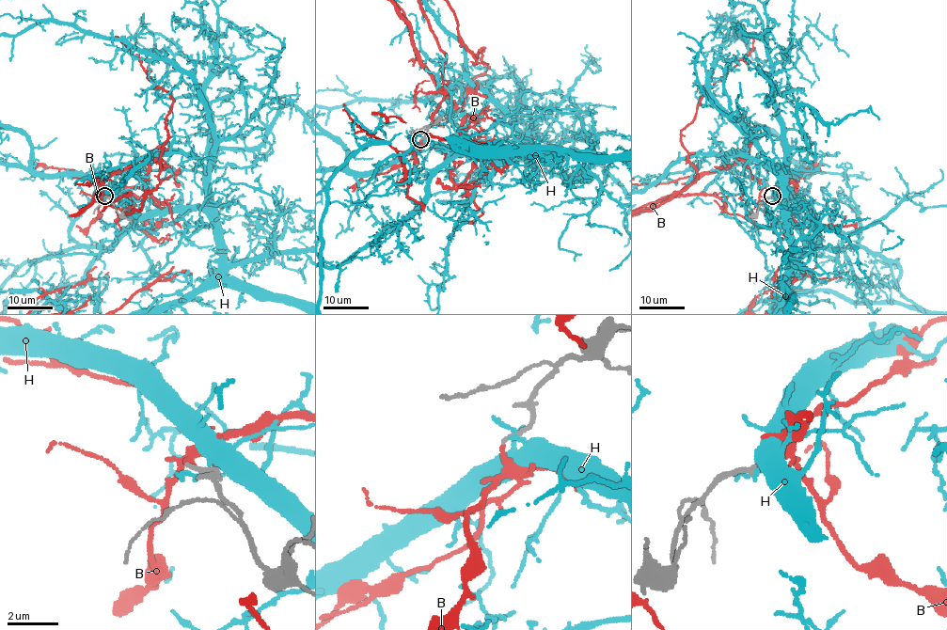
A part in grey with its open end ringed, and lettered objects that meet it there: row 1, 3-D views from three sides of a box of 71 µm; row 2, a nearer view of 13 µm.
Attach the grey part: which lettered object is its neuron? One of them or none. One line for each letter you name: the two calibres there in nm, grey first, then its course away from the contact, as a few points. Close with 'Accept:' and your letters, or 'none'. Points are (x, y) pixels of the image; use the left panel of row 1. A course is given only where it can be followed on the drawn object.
B: 190 nm thick on the grey side, 200 nm on the other
Accept: B

